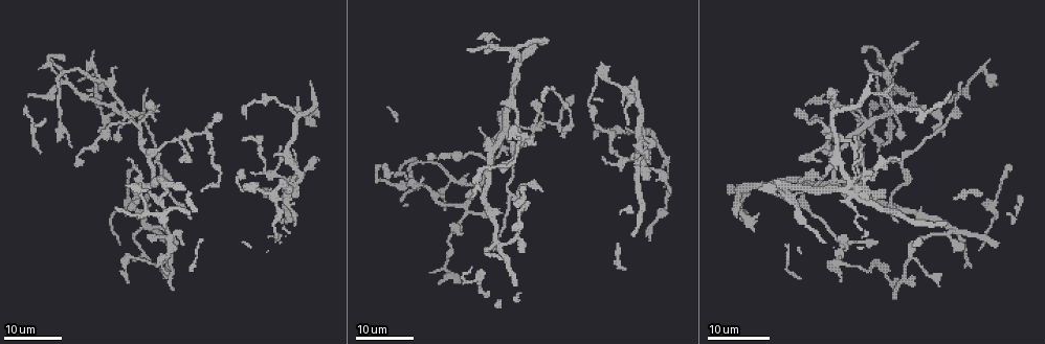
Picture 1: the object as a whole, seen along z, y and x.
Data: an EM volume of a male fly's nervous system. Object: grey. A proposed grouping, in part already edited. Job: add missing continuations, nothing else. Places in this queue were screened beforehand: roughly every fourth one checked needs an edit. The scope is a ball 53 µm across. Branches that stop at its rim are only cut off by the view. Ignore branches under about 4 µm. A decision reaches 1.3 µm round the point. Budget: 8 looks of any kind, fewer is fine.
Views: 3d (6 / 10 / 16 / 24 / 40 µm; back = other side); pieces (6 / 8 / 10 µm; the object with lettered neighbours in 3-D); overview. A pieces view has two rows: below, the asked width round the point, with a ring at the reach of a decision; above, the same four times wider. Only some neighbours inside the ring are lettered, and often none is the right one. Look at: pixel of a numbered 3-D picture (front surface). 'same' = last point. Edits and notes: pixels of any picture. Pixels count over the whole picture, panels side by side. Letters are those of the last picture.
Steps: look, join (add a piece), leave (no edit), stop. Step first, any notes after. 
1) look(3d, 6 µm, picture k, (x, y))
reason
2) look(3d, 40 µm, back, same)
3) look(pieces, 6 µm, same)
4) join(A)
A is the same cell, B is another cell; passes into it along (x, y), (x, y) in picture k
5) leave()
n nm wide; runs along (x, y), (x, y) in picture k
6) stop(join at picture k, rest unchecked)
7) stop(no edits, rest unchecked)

look(3d, 16 µm, picture 1, (959, 84))
long arm stops here

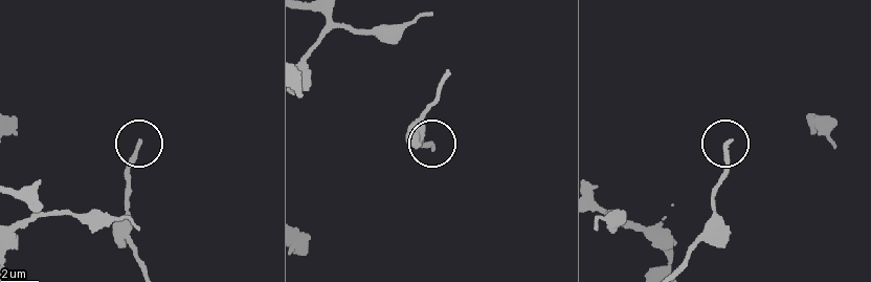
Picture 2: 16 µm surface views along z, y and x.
look(3d, 6 µm, picture 2, (431, 149))

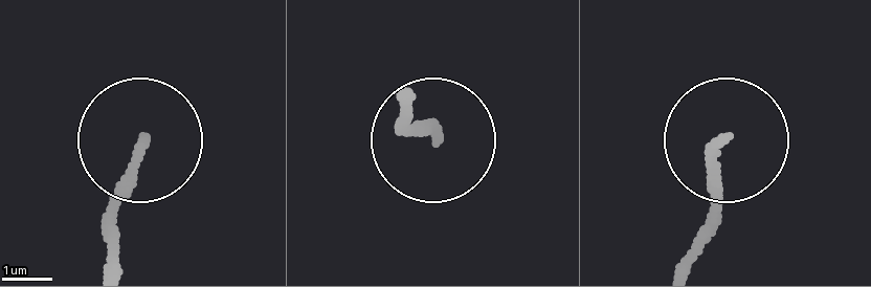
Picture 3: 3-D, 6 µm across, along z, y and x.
look(pieces, 6 µm, picture 3, (145, 143))
see the neighbours

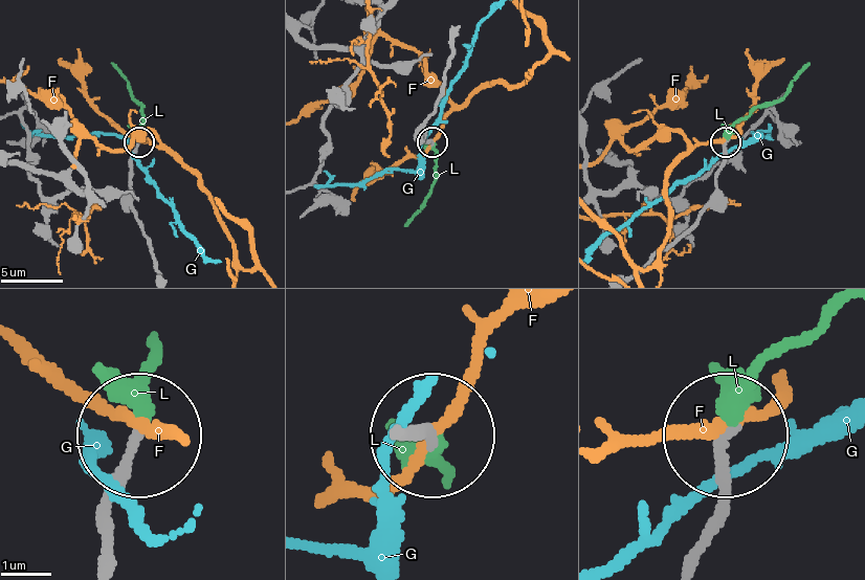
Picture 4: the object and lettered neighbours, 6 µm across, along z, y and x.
join(L)
180 nm wide; L is the same cell, F and G are other cells; the cell continues

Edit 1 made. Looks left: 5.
look(3d, 16 µm, picture 1, (943, 134))
thin end

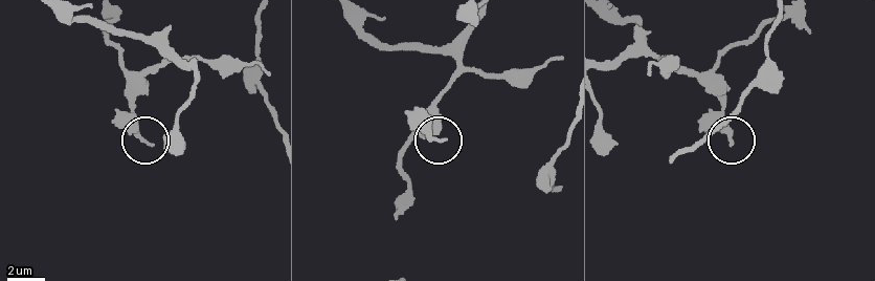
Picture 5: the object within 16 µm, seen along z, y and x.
look(pieces, 10 µm, picture 5, (149, 145))

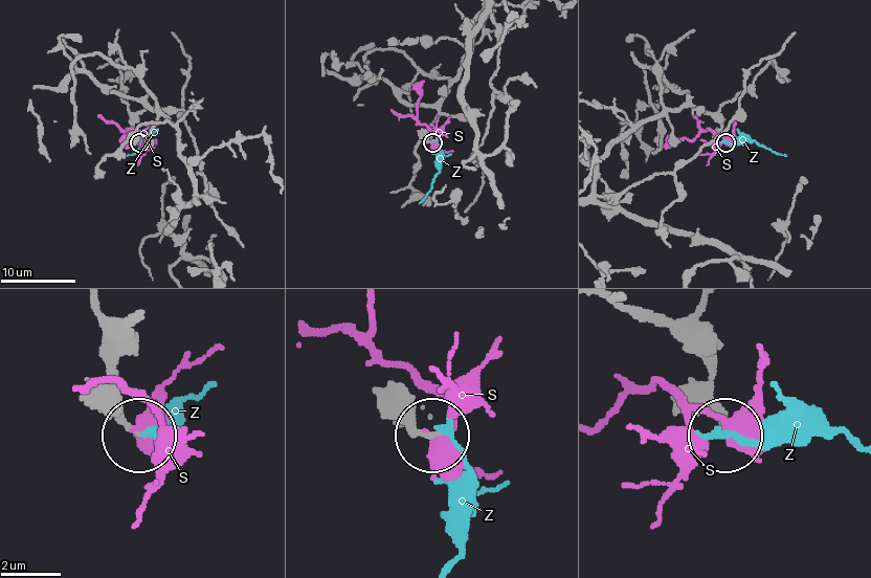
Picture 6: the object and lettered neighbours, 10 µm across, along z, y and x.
leave()
S and Z are other cells; runs along (627, 135), (668, 112), (694, 106), (718, 123), (724, 140) in picture 6; no lettered piece goes on from it

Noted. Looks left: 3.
look(3d, 24 µm, picture 1, (81, 163))
free end

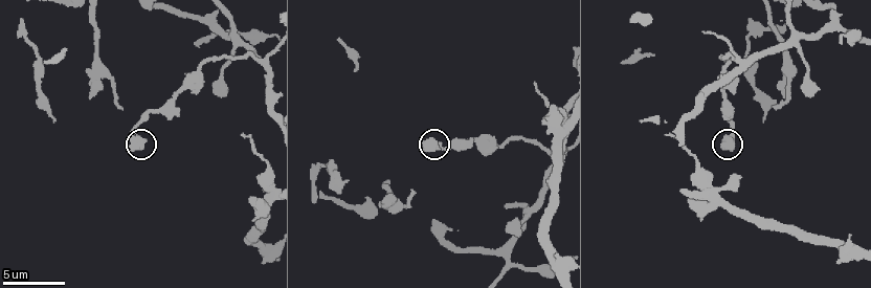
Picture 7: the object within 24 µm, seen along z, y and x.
look(pieces, 6 µm, picture 7, (143, 147))

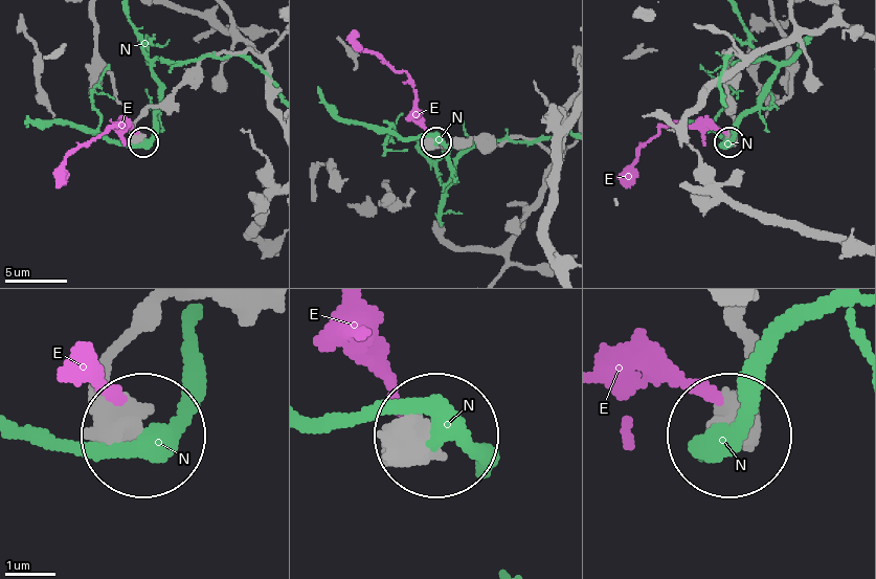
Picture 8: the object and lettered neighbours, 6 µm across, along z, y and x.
leave()
E and N are other cells; none of them fits

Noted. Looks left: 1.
look(pieces, 6 µm, picture 7, (774, 107))
free end

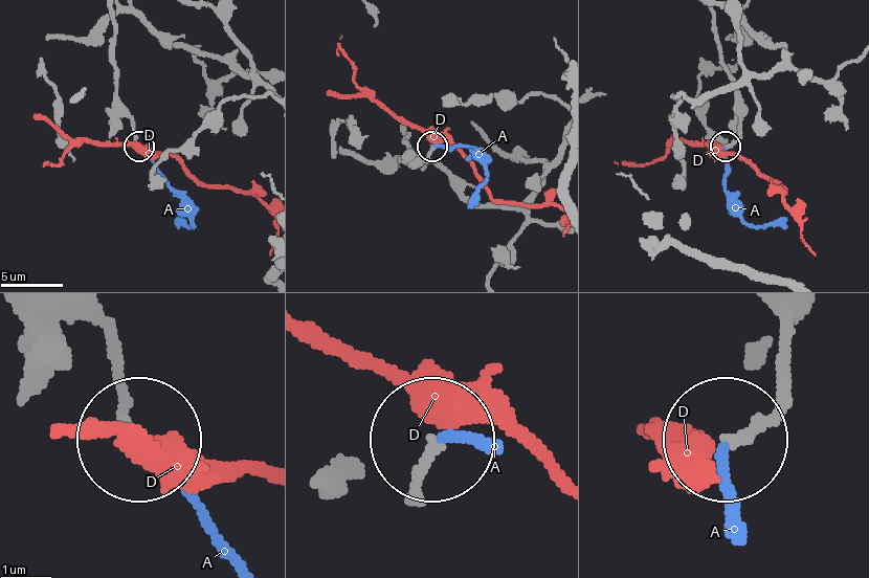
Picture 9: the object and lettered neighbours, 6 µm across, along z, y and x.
join(A)
A is the same cell, D is another cell; passes into it along (408, 493), (441, 444), (483, 444) in picture 9; the cell continues

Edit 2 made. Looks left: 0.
stop(join at picture 4, join at picture 9, rest unchecked)

